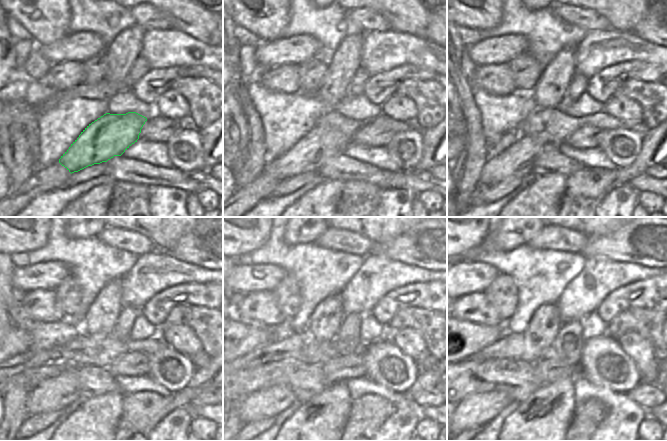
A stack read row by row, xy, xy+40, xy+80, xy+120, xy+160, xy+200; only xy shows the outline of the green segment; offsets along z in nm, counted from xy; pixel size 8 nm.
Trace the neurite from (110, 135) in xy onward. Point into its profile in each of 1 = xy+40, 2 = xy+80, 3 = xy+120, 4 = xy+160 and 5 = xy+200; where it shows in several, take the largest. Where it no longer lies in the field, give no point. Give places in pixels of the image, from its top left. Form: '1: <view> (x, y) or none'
1: xy+40 (332, 133)
2: xy+80 (553, 126)
3: xy+120 (54, 394)
4: xy+160 (268, 403)
5: xy+200 (476, 410)

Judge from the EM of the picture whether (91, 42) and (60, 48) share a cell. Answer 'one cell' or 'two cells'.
one cell

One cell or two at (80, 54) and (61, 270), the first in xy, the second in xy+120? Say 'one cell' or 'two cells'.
one cell

